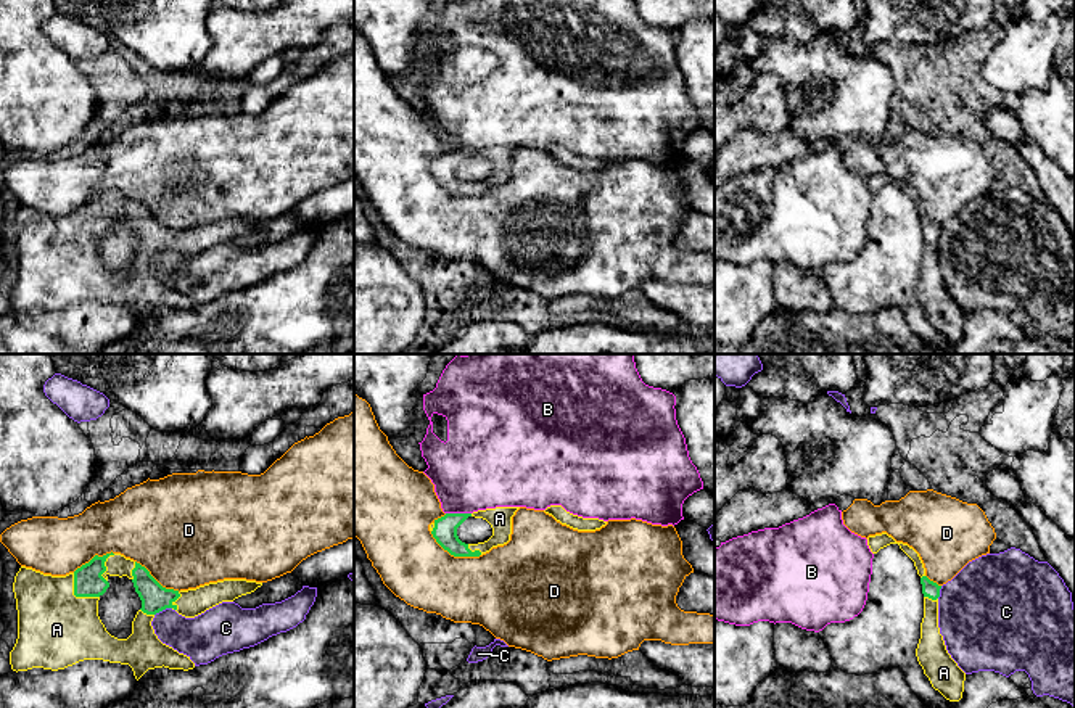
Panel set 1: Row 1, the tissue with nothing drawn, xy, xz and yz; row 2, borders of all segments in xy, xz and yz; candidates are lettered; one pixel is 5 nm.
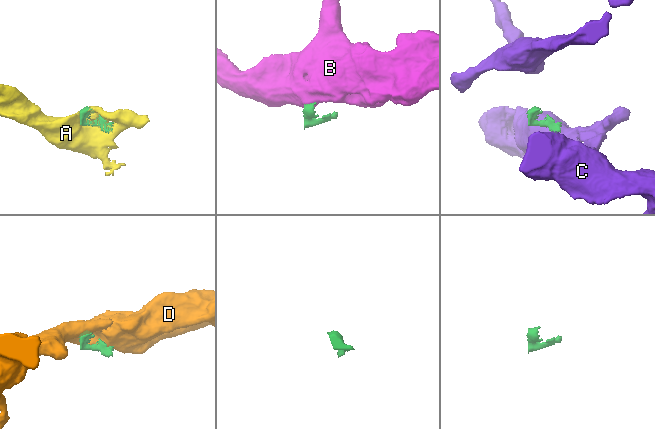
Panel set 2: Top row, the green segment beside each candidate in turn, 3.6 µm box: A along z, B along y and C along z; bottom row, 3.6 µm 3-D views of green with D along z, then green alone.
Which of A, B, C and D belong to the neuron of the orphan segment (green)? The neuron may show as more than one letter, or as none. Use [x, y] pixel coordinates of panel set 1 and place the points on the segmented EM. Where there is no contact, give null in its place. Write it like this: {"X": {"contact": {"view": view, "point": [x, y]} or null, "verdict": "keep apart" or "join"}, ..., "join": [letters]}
{"A": {"contact": {"view": "xy", "point": [76, 596]}, "verdict": "join"}, "B": {"contact": {"view": "xz", "point": [459, 514]}, "verdict": "keep apart"}, "C": {"contact": {"view": "xy", "point": [163, 609]}, "verdict": "keep apart"}, "D": {"contact": {"view": "xz", "point": [454, 555]}, "verdict": "keep apart"}, "join": ["A"]}

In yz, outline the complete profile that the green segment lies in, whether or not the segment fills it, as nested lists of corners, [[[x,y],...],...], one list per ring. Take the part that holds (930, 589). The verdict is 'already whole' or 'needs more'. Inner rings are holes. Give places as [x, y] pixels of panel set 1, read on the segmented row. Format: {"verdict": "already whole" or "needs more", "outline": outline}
{"verdict": "needs more", "outline": [[[887,533],[867,537],[867,545],[872,554],[877,554],[890,544],[900,545],[900,549],[914,562],[917,574],[921,576],[924,618],[921,623],[921,639],[916,648],[917,661],[935,690],[938,690],[949,702],[959,702],[964,692],[966,673],[951,658],[943,636],[940,634],[938,597],[941,586],[925,576],[925,568],[919,554],[908,544],[896,542]]]}

